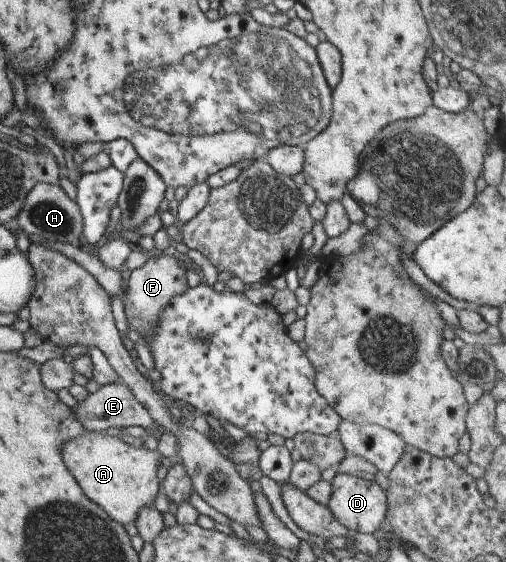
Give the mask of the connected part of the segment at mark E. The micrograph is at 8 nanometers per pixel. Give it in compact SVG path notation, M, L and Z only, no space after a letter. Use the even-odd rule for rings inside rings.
M121 382L109 383L89 393L85 400L78 403L79 408L71 409L82 427L87 431L101 431L107 428L123 428L126 426L141 426L151 428L158 426L143 408L143 405L131 394L131 391Z

